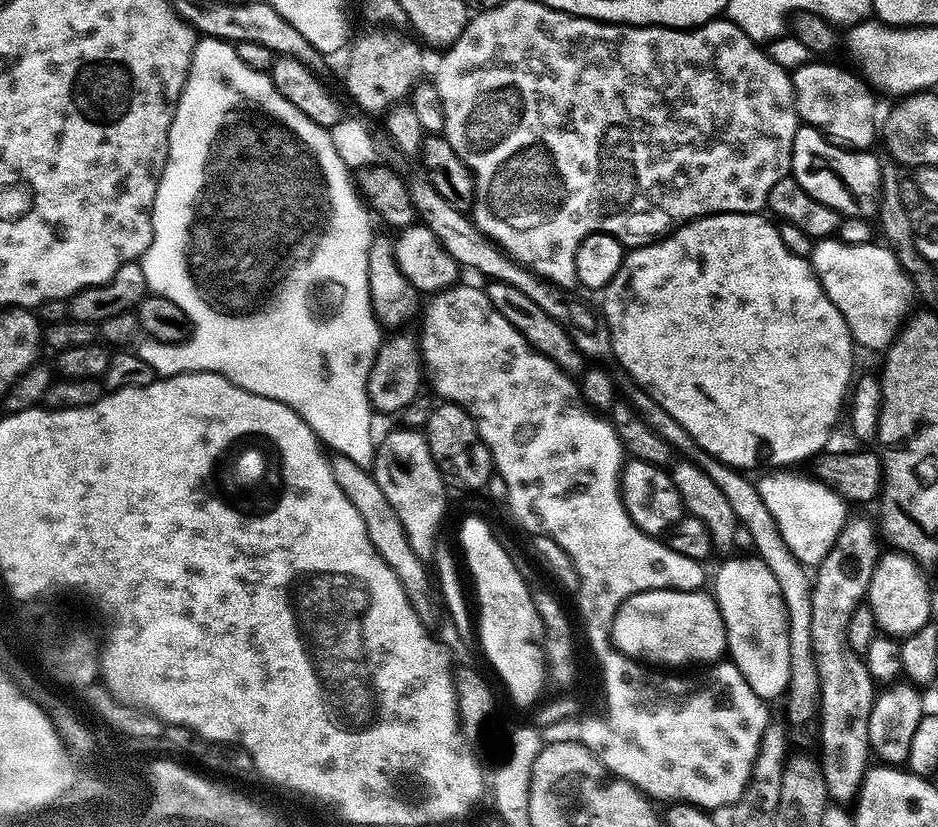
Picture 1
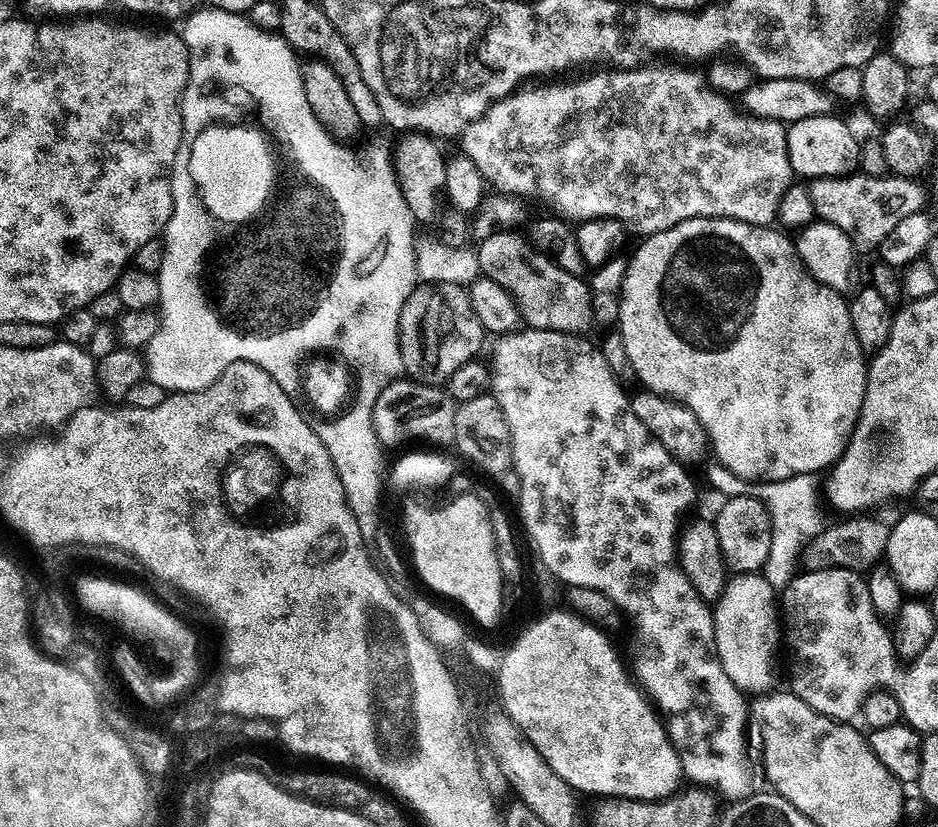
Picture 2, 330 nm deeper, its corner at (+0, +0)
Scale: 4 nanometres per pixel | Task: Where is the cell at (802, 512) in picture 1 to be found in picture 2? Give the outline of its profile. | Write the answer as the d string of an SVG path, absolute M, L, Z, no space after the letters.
M712 460L706 474L711 486L720 490L724 496L752 495L767 507L771 518L770 554L762 569L762 575L775 590L782 590L795 575L793 569L798 564L803 548L824 527L820 518L818 498L820 499L820 482L813 474L792 475L786 479L748 481L734 475L728 468Z

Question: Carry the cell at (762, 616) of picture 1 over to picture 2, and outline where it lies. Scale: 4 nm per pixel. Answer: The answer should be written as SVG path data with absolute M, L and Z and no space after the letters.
M738 572L733 576L725 583L712 608L712 640L715 640L720 658L718 664L741 691L764 694L775 685L774 652L776 648L779 649L782 638L776 609L776 590L758 572Z

